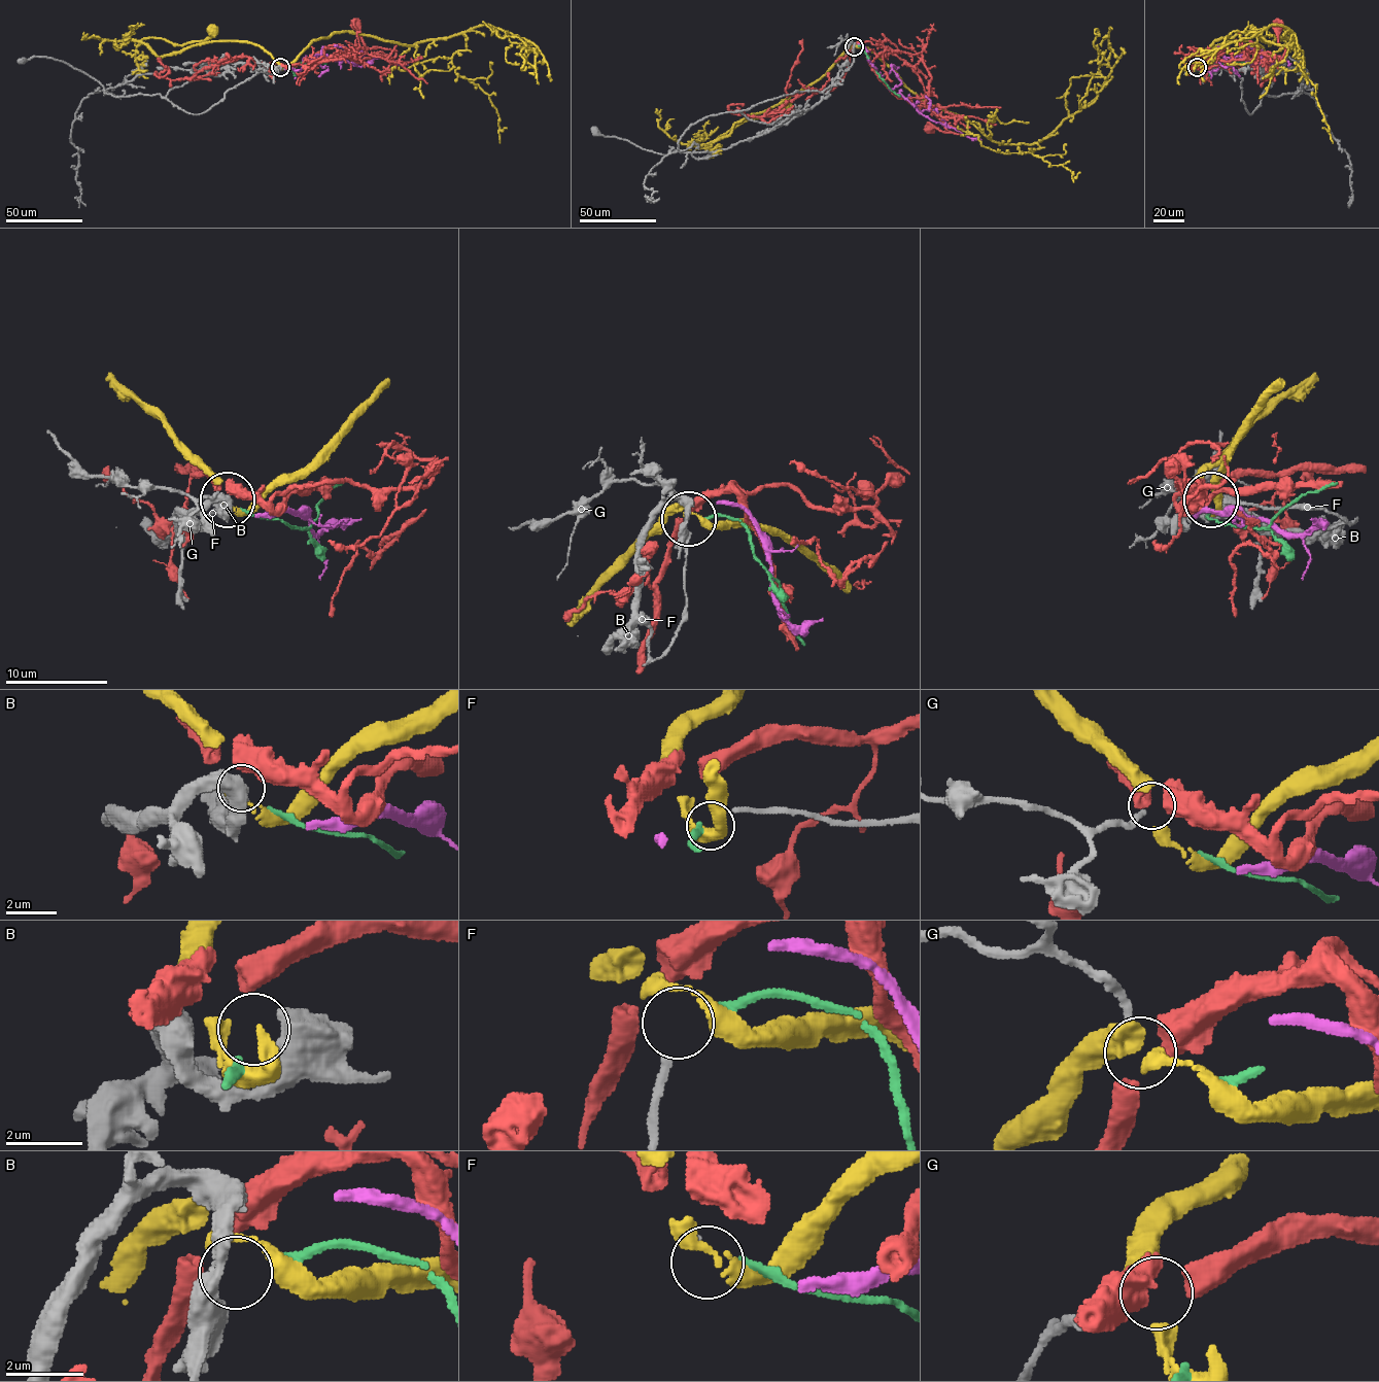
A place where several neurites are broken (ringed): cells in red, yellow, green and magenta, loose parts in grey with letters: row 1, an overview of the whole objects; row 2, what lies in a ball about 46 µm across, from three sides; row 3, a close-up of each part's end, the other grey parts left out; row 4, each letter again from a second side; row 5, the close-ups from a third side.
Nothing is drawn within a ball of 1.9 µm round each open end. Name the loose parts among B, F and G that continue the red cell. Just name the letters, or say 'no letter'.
G

